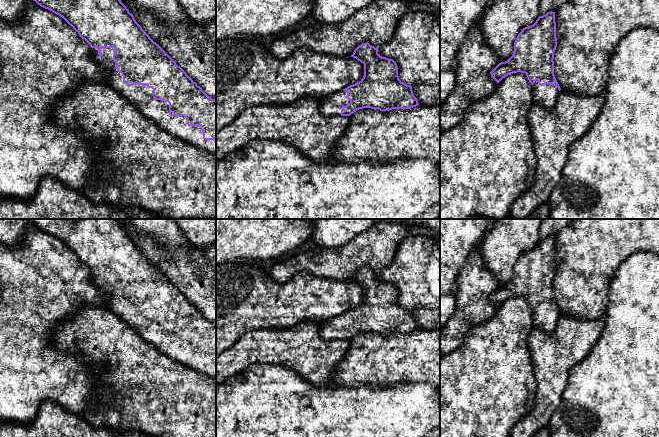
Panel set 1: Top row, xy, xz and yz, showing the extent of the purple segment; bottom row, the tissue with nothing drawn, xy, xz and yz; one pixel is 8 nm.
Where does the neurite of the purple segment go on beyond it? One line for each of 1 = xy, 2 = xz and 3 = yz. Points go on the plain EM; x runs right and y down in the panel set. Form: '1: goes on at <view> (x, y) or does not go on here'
1: goes on at xy (141, 320)
2: goes on at xz (331, 329)
3: goes on at yz (546, 319)

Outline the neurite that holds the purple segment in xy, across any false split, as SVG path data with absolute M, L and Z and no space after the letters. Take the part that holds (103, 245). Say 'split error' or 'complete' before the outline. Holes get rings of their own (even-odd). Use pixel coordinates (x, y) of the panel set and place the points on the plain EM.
split error; M31 219L32 224L41 231L52 235L62 241L92 272L93 283L103 288L109 295L107 309L114 313L119 320L129 324L144 340L152 343L159 351L170 359L193 368L198 372L216 378L216 324L209 321L200 310L194 306L187 297L142 253L136 246L133 238L121 226L118 219Z

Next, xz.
split error; M363 267L351 279L364 288L363 302L347 312L321 323L324 340L350 340L363 332L389 335L411 333L419 329L412 310L403 307L393 283L382 281L378 272Z

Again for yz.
split error; M547 236L539 240L536 246L522 253L514 266L513 279L505 286L499 287L492 295L491 301L499 307L506 300L513 297L525 297L532 309L534 327L545 332L552 332L556 328L561 314L554 299L554 276L557 271L555 236Z

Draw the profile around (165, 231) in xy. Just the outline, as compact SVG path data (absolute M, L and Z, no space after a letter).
M121 219L122 227L129 227L136 235L151 237L158 241L167 251L173 254L178 248L190 246L191 243L173 219Z

